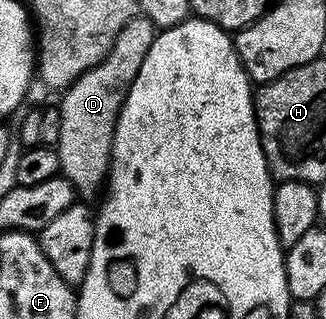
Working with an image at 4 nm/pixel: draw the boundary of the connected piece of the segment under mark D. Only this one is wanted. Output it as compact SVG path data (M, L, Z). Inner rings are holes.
M143 17L131 19L118 33L110 53L106 53L94 69L86 69L86 73L59 96L62 133L58 133L55 149L60 174L72 182L72 188L81 200L92 201L96 194L99 196L105 190L112 166L116 122L134 85L134 77L138 77L138 69L142 69L142 61L146 61L146 53L150 53L150 45L154 45L157 34L157 28L150 20Z

